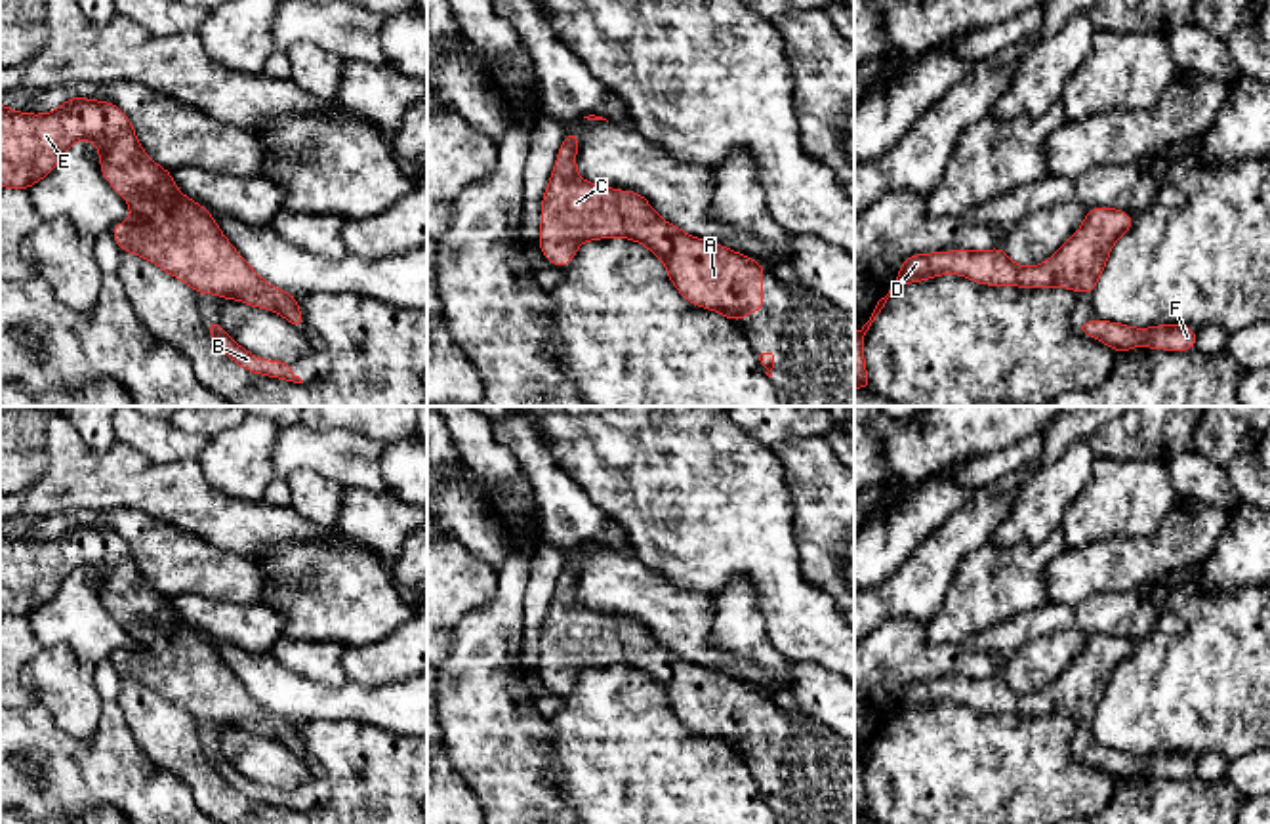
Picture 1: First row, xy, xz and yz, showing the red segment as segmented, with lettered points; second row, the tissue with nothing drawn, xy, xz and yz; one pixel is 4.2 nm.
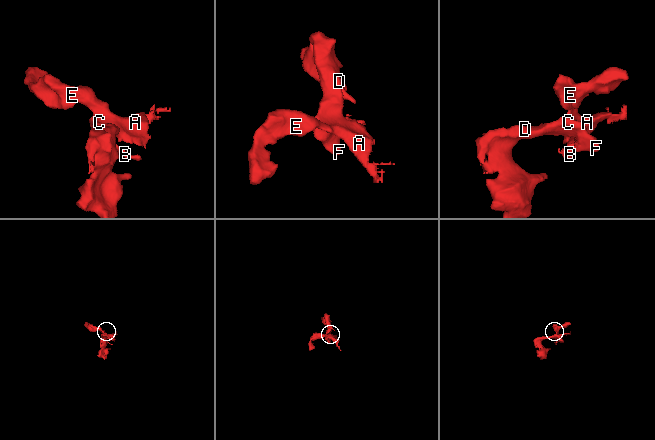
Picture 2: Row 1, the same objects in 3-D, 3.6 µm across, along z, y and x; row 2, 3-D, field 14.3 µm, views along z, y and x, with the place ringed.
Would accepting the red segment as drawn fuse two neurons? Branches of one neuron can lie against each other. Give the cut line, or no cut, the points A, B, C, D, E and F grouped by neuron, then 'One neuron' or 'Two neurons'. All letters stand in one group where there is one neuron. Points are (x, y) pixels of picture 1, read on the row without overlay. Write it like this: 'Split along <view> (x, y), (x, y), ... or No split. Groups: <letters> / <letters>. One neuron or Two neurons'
No split. Groups: A B C D E F. One neuron

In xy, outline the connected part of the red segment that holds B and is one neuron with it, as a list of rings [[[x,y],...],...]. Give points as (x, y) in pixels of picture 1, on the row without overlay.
[[[208,748],[206,757],[215,767],[219,776],[233,786],[236,792],[240,792],[244,797],[254,801],[263,801],[269,805],[280,805],[294,811],[303,811],[299,803],[292,801],[292,790],[278,790],[278,788],[267,788],[257,786],[246,776],[242,776],[223,755],[219,750]]]

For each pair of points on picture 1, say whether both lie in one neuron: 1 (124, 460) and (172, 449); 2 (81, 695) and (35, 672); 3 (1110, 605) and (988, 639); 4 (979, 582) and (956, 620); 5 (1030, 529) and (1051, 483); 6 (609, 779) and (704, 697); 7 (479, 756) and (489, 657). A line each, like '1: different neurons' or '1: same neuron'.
1: different neurons
2: same neuron
3: same neuron
4: same neuron
5: same neuron
6: different neurons
7: same neuron

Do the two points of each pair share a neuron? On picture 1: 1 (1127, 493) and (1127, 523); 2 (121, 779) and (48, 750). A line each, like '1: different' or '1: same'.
1: same
2: same

